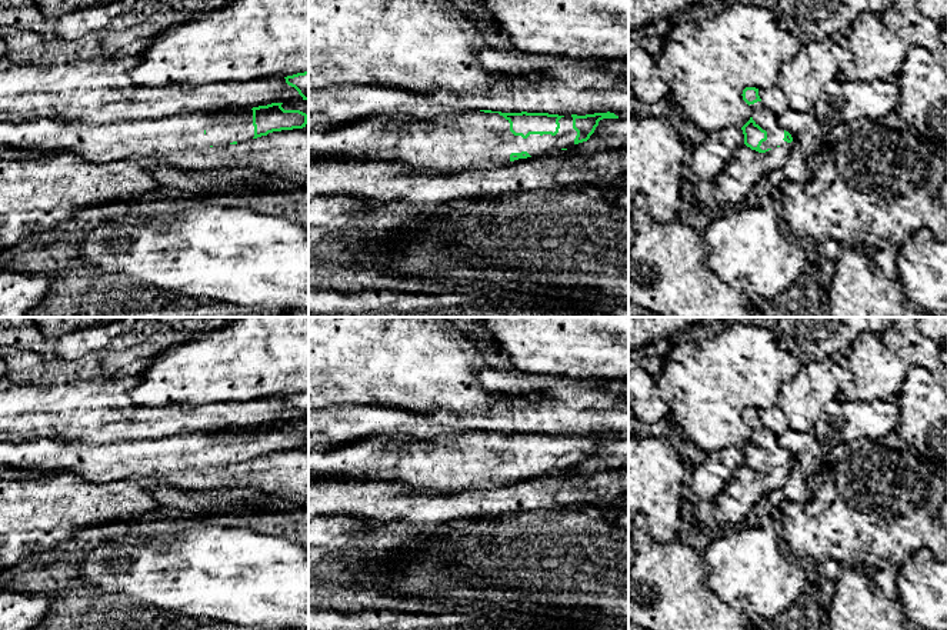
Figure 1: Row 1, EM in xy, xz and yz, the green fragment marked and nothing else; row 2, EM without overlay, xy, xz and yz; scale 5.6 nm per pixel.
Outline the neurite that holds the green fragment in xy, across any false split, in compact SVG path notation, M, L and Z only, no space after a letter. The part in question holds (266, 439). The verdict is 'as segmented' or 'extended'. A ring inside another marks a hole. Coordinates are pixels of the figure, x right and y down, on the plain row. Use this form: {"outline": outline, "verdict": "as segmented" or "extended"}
{"outline": "M283 423L253 429L227 429L216 431L183 431L161 439L120 440L94 444L80 440L40 439L31 443L0 443L0 467L21 470L71 473L94 484L106 484L133 477L166 476L187 469L223 467L249 463L273 451L303 449L307 434L284 430Z", "verdict": "extended"}

